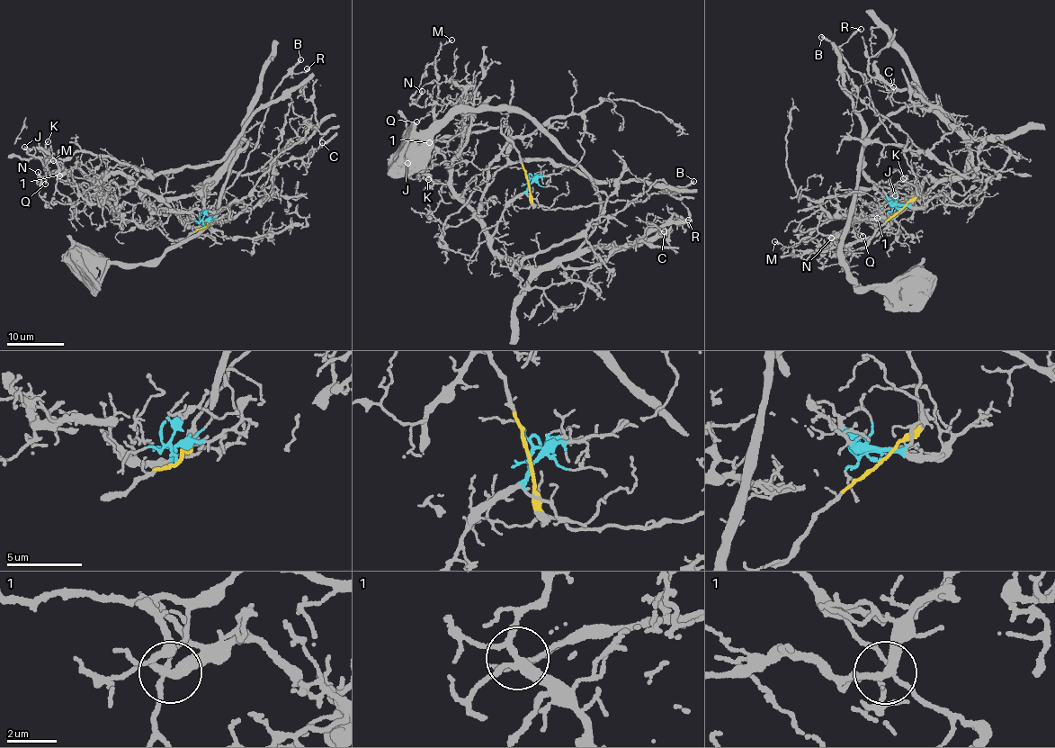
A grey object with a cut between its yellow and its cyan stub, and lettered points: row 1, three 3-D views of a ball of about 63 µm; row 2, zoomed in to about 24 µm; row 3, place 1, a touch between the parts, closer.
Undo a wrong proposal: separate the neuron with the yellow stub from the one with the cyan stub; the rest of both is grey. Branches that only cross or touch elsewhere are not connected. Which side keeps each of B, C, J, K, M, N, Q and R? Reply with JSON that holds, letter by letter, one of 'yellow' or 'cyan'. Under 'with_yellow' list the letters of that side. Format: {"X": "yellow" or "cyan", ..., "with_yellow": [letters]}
{"B": "yellow", "C": "cyan", "J": "cyan", "K": "cyan", "M": "cyan", "N": "cyan", "Q": "cyan", "R": "yellow", "with_yellow": ["B", "R"]}

